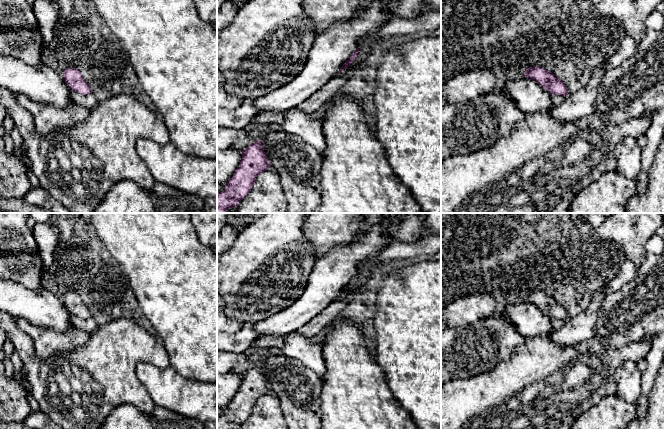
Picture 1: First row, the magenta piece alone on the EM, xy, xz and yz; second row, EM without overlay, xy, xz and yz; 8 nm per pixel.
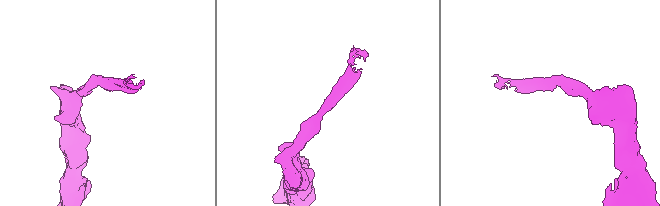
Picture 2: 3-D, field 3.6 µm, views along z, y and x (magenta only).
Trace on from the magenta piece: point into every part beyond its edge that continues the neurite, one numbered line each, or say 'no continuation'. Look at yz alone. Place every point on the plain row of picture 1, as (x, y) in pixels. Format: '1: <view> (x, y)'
no continuation

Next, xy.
no continuation

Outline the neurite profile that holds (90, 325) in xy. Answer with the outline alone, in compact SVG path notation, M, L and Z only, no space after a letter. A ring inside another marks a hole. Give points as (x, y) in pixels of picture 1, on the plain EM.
M71 314L71 320L77 327L86 330L90 334L92 334L99 328L96 321L92 317L88 319L81 319Z

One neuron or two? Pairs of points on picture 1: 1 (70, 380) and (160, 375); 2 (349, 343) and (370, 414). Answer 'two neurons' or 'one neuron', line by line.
1: two neurons
2: one neuron

